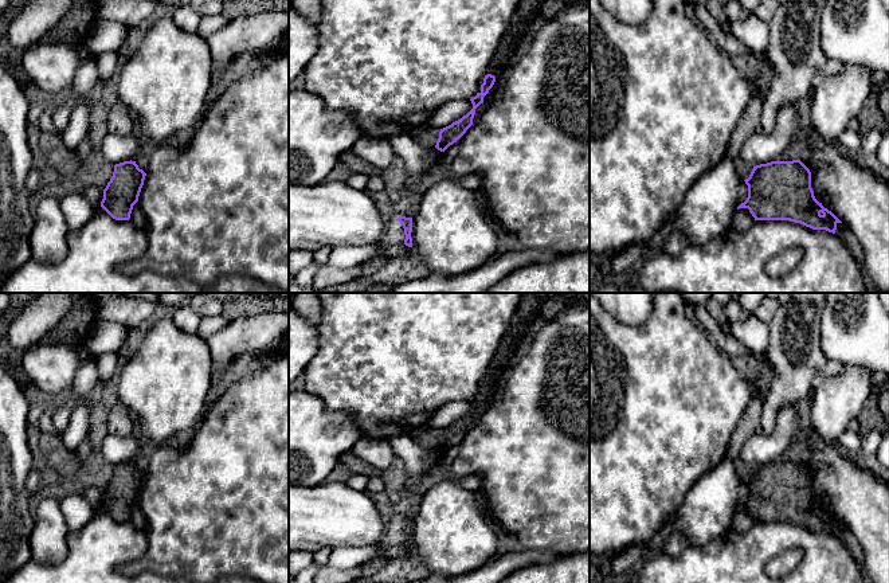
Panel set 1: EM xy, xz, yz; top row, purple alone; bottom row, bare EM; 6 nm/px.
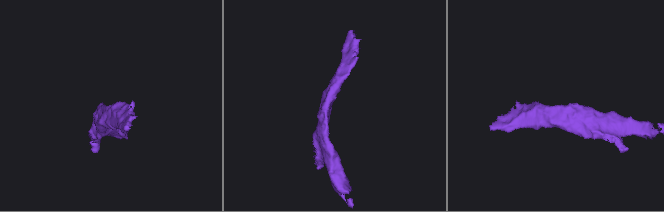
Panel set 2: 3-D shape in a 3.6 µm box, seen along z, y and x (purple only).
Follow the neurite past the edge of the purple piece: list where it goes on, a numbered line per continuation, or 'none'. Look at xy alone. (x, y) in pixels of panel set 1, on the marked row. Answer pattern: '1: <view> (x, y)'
none

